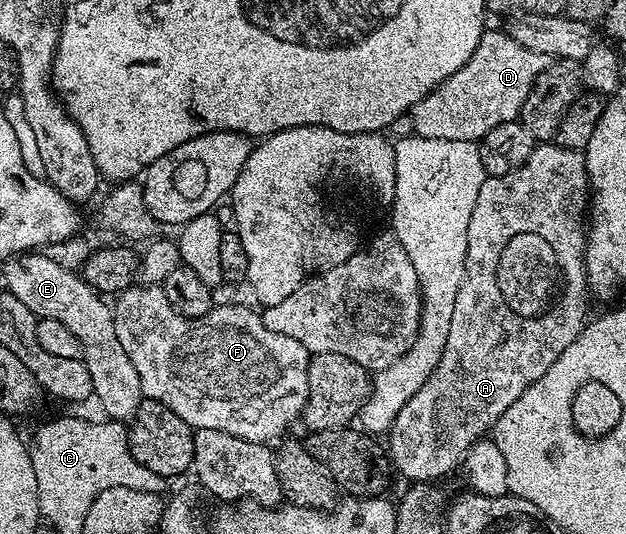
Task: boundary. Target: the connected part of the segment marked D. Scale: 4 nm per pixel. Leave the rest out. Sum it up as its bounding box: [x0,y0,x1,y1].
[412,30,550,141]

